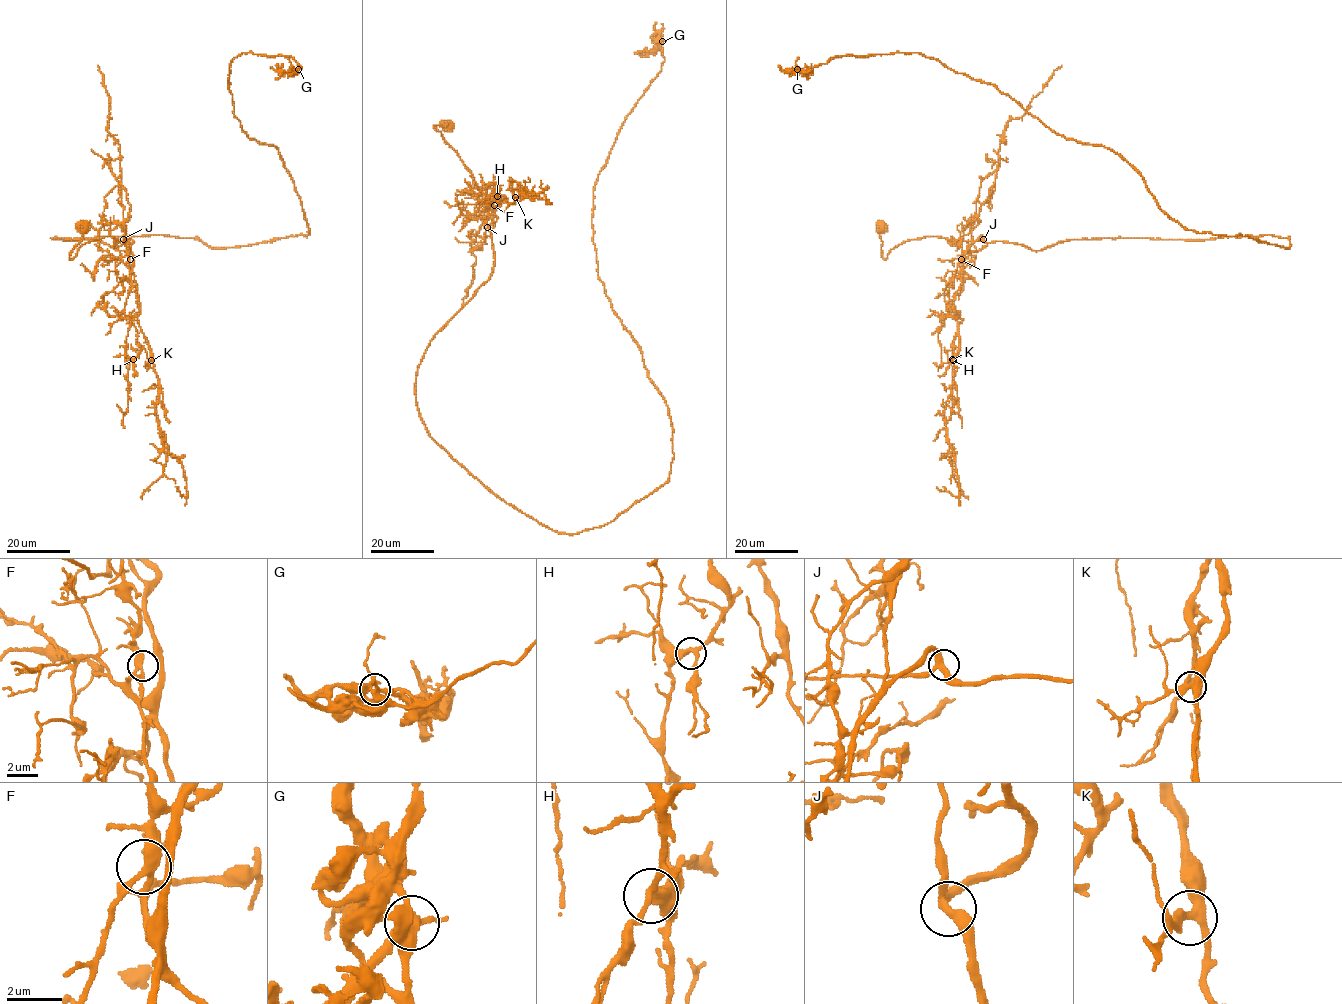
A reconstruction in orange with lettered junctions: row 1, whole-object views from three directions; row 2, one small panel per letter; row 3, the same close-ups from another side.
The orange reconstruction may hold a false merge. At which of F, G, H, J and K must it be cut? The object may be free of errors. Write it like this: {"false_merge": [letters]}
{"false_merge": ["G"]}

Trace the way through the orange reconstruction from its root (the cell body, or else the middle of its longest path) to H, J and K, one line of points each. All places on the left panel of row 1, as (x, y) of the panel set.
H: (84, 229), (70, 259), (83, 244), (103, 237), (132, 240), (139, 302), (133, 322), (141, 349), (133, 359)
J: (84, 229), (83, 239), (70, 259), (93, 240), (107, 236), (123, 239)
K: (84, 229), (70, 259), (83, 244), (103, 237), (132, 240), (138, 321), (151, 360)

